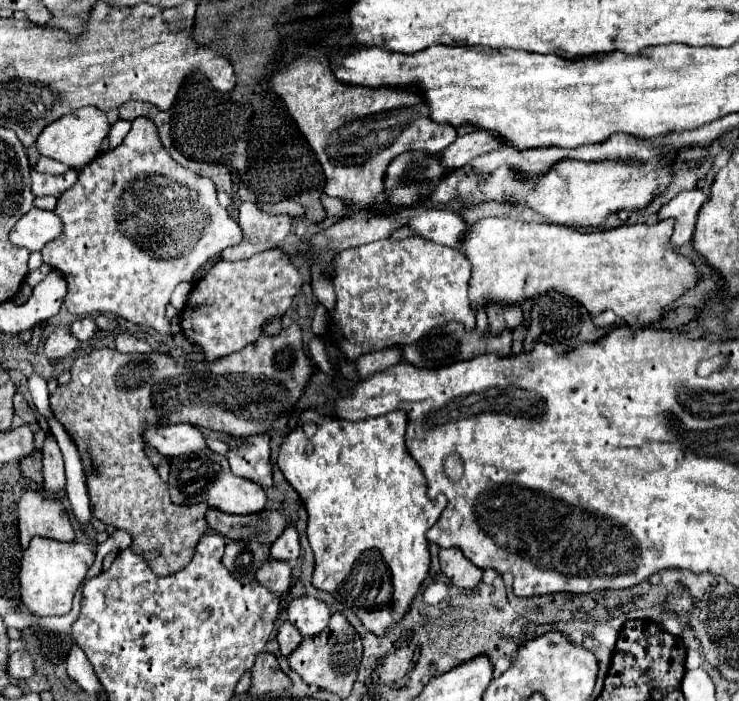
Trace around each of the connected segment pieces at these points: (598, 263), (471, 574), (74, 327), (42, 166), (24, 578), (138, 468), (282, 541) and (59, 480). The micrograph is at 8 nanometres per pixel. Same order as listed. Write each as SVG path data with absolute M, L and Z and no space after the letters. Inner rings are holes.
M506 217L480 219L474 225L468 225L458 247L472 265L472 279L468 289L470 307L474 313L478 309L486 309L492 303L514 307L548 291L556 291L582 303L592 317L598 317L602 311L614 311L618 319L626 321L626 325L630 327L658 323L662 317L662 309L670 307L672 301L684 293L684 289L696 283L696 267L688 257L682 257L672 249L670 235L672 221L668 219L654 225L622 225L616 229L594 233L580 233L578 229L550 223L520 223Z
M456 547L442 549L438 557L440 557L442 573L452 581L452 585L456 585L460 589L472 589L480 583L482 569L472 565L464 557L464 553L460 553L460 549L456 549Z
M84 317L84 319L78 319L78 321L74 321L74 323L70 323L70 333L72 333L72 337L76 337L78 341L86 341L86 339L90 339L94 333L96 333L96 323L94 323L94 319L90 319L90 317Z
M40 157L40 161L34 165L34 171L48 173L48 175L60 175L60 173L66 173L68 169L70 169L68 165L62 165L62 163L48 159L48 157Z
M34 537L28 549L24 549L22 553L18 571L18 589L22 605L26 605L28 611L38 617L66 615L72 609L74 593L84 581L92 561L94 551L84 543L60 543L44 537Z
M298 323L282 329L278 335L260 335L256 343L244 347L238 353L222 357L218 361L186 361L182 357L172 357L162 351L150 353L120 353L116 349L94 349L92 353L78 357L70 369L72 379L68 385L60 385L56 393L50 395L50 409L56 421L62 423L64 431L76 443L80 459L86 469L86 487L90 497L90 507L94 517L116 529L124 529L132 535L132 545L138 555L142 555L152 571L160 577L168 577L182 571L194 557L200 537L208 531L206 511L208 505L176 505L170 499L167 482L160 479L152 461L146 455L144 427L146 425L176 425L192 423L198 427L208 427L230 437L250 437L266 429L282 431L286 429L288 417L302 395L304 385L312 373L302 349L302 331ZM268 415L276 415L274 423L266 425Z
M292 525L276 539L270 547L270 557L284 563L294 563L298 559L298 533Z
M46 433L42 447L42 475L44 475L44 489L48 491L64 489L64 461L52 433Z

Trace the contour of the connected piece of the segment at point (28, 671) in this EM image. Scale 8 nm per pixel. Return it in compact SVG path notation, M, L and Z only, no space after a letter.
M16 651L10 655L10 667L8 667L8 675L16 681L24 681L30 679L34 675L34 659L30 657L30 653L26 651Z

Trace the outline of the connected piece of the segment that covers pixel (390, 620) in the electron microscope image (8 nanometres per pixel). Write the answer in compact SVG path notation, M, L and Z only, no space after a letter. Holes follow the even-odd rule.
M310 407L300 413L300 421L312 423L316 433L310 437L300 431L286 435L278 451L278 467L308 511L308 541L316 559L312 583L314 587L332 593L344 607L352 609L368 631L382 635L390 625L404 617L428 573L430 553L426 531L436 523L444 505L430 501L426 477L418 463L412 461L406 447L404 437L408 417L404 411L362 421L346 421L334 415L322 415L318 409ZM344 447L350 449L348 457L336 461Z

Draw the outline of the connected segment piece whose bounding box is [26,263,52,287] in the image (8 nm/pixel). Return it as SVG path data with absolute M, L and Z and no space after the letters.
M44 263L44 265L42 265L42 267L38 267L36 271L32 271L32 273L28 273L28 279L26 279L26 283L28 283L30 287L34 287L34 285L38 285L38 283L40 283L40 281L42 281L42 279L44 279L44 277L46 277L48 273L50 273L50 269L52 269L52 267L48 267L48 265Z

